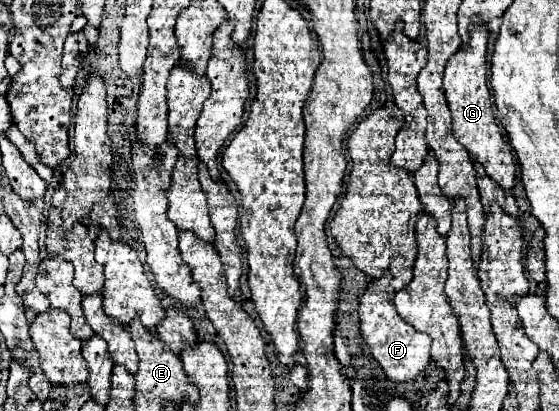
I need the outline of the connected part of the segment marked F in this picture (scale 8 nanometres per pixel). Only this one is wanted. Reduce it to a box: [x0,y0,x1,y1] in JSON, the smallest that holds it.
[358,270,432,382]

